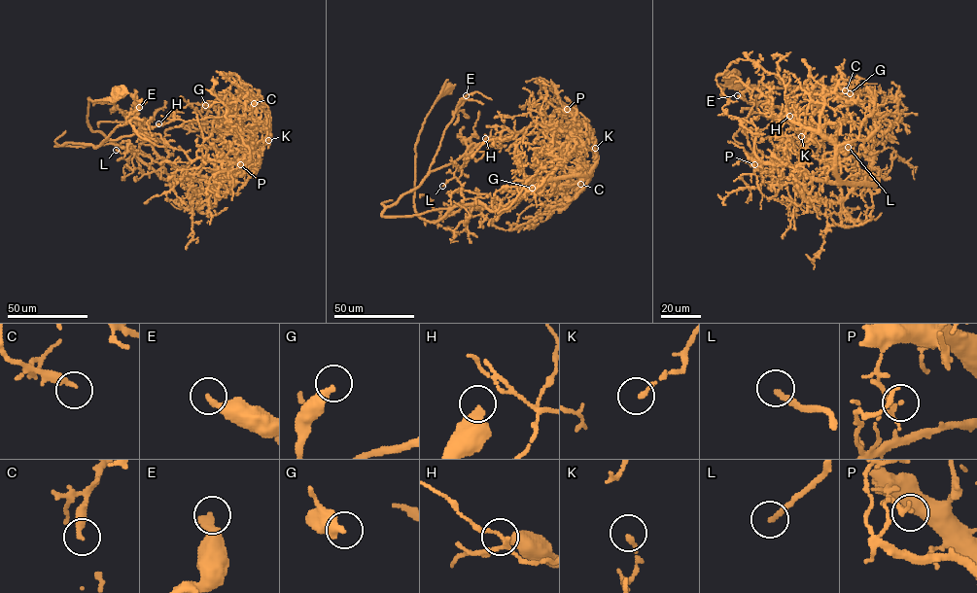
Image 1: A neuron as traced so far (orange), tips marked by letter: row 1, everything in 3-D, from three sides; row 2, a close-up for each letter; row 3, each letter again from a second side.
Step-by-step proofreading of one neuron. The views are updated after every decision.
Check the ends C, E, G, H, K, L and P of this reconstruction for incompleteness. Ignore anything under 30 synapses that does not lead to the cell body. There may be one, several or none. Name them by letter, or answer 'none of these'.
none of these

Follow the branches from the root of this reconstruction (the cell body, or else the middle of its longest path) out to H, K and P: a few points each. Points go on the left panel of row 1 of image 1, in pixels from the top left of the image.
H: (119, 92), (88, 98), (87, 124), (124, 148), (112, 143), (55, 147), (73, 143), (97, 147), (158, 123)
K: (119, 92), (88, 98), (87, 124), (163, 178), (239, 174), (255, 161), (269, 135), (268, 140)
P: (119, 92), (88, 98), (87, 124), (163, 178), (227, 179), (247, 163), (240, 164)

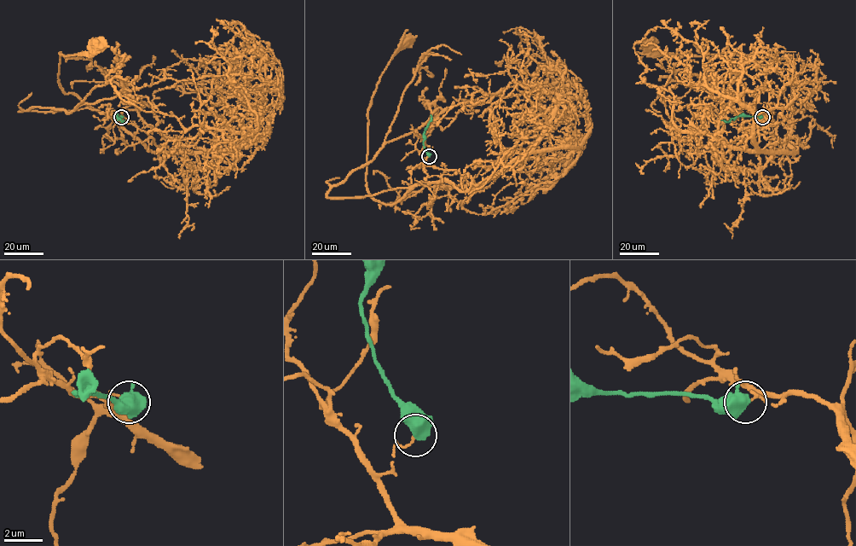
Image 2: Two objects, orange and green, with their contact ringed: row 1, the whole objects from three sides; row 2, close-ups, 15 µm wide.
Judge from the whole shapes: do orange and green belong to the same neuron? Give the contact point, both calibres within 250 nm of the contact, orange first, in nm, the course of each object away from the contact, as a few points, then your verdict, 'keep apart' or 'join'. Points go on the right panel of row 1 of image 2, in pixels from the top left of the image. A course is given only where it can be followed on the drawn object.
(762, 117) | 110/750 nm | orange via (761, 117), (797, 151), (788, 130), (811, 97), (747, 57), (659, 55), (648, 45) | green via (761, 117), (739, 115), (729, 121), (721, 119) | keep apart

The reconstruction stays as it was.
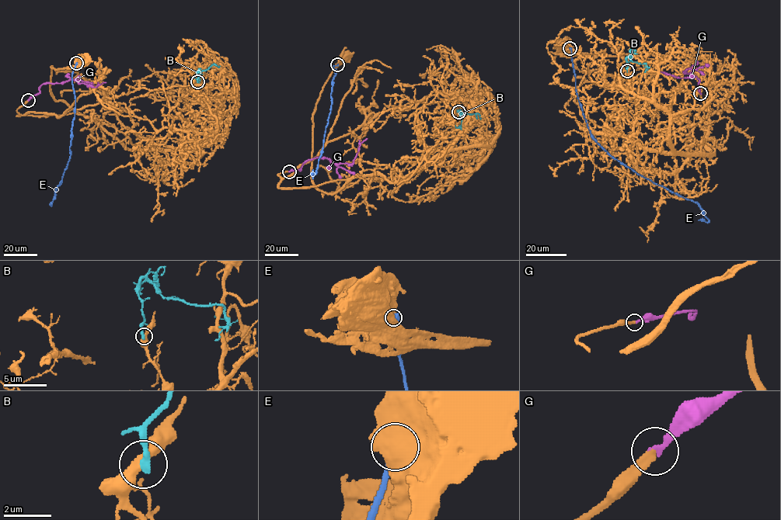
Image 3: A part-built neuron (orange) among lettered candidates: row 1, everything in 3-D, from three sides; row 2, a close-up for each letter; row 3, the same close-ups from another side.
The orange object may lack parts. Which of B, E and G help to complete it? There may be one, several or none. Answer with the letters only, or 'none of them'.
G

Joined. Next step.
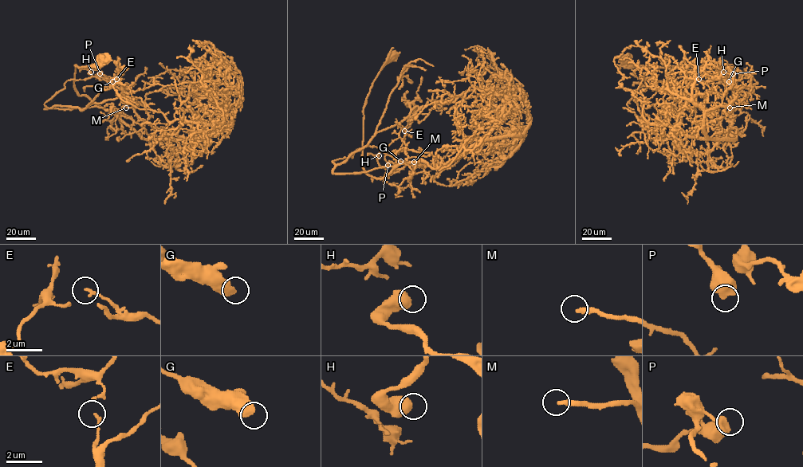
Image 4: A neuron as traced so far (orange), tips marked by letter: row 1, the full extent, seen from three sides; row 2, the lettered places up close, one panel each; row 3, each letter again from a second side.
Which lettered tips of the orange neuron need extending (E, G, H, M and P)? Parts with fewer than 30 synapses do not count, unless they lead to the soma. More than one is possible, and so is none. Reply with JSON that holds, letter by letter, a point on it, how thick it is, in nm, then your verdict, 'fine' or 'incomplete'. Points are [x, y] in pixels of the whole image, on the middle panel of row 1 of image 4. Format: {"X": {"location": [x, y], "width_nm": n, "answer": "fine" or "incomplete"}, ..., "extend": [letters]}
{"E": {"location": [404, 131], "width_nm": 100, "answer": "fine"}, "G": {"location": [400, 161], "width_nm": 600, "answer": "fine"}, "H": {"location": [379, 155], "width_nm": 700, "answer": "fine"}, "M": {"location": [414, 162], "width_nm": 280, "answer": "incomplete"}, "P": {"location": [387, 165], "width_nm": 800, "answer": "fine"}, "extend": ["M"]}

